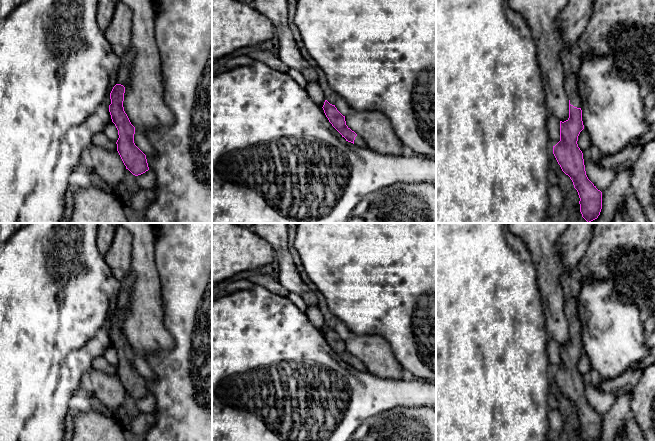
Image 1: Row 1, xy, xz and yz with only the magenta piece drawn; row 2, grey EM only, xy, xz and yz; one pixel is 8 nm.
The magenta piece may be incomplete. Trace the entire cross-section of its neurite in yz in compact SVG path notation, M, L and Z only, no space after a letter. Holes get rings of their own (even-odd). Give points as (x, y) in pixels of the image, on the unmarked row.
M577 272L563 274L560 278L565 314L569 322L569 342L564 346L560 345L560 365L553 370L553 378L578 416L582 441L598 441L602 433L602 416L588 403L583 377L577 368L578 360L584 353L578 306L581 282L582 277Z

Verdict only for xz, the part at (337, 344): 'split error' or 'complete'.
split error

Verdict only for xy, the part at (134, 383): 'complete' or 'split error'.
split error

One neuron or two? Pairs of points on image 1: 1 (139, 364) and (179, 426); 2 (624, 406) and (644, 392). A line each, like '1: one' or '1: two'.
1: two
2: two

